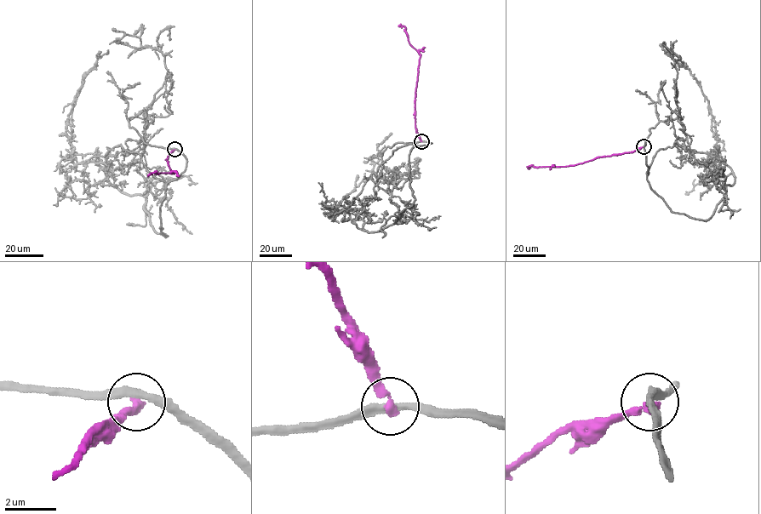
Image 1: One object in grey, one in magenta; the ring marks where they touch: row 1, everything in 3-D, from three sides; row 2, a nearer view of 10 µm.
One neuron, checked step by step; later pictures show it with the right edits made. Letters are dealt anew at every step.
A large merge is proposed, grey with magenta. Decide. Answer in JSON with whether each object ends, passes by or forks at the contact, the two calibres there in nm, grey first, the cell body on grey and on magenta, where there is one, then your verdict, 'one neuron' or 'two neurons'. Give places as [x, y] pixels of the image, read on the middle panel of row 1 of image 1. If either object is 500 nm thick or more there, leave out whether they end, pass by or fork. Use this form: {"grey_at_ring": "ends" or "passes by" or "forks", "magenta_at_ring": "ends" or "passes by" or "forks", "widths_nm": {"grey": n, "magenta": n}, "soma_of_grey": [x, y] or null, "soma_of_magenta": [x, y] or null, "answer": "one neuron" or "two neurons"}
{"grey_at_ring": "passes by", "magenta_at_ring": "ends", "widths_nm": {"grey": 300, "magenta": 340}, "soma_of_grey": null, "soma_of_magenta": null, "answer": "two neurons"}

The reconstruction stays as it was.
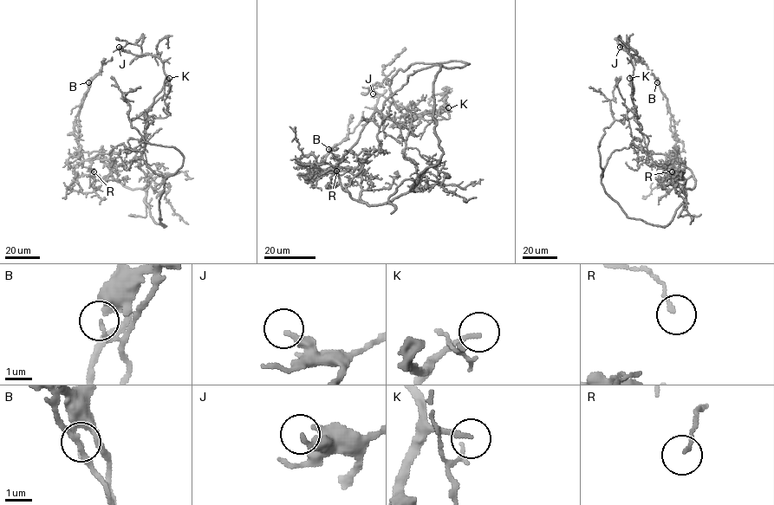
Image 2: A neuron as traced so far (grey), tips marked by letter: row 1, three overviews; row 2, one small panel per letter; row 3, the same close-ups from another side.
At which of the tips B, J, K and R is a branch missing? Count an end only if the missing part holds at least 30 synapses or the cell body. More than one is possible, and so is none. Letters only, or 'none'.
K

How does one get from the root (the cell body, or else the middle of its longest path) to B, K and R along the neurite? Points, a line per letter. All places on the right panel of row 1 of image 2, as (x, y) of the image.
B: (686, 189), (692, 188), (695, 179), (672, 153), (681, 152), (683, 144), (657, 82)
K: (686, 189), (672, 180), (653, 162), (636, 122), (631, 98), (634, 88), (629, 78)
R: (686, 189), (694, 186), (693, 175), (671, 155), (674, 167), (672, 171)

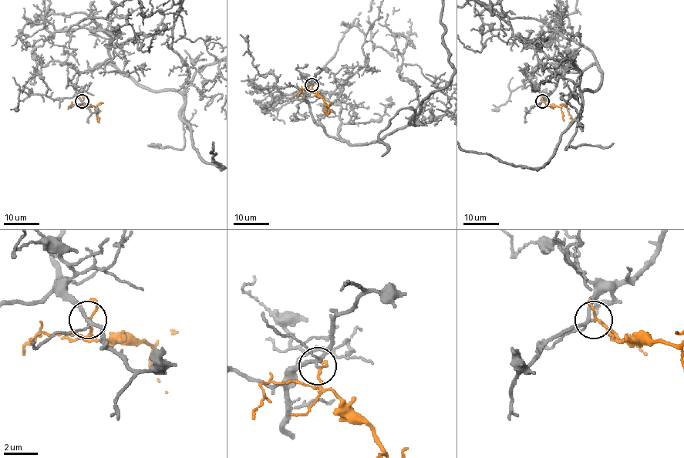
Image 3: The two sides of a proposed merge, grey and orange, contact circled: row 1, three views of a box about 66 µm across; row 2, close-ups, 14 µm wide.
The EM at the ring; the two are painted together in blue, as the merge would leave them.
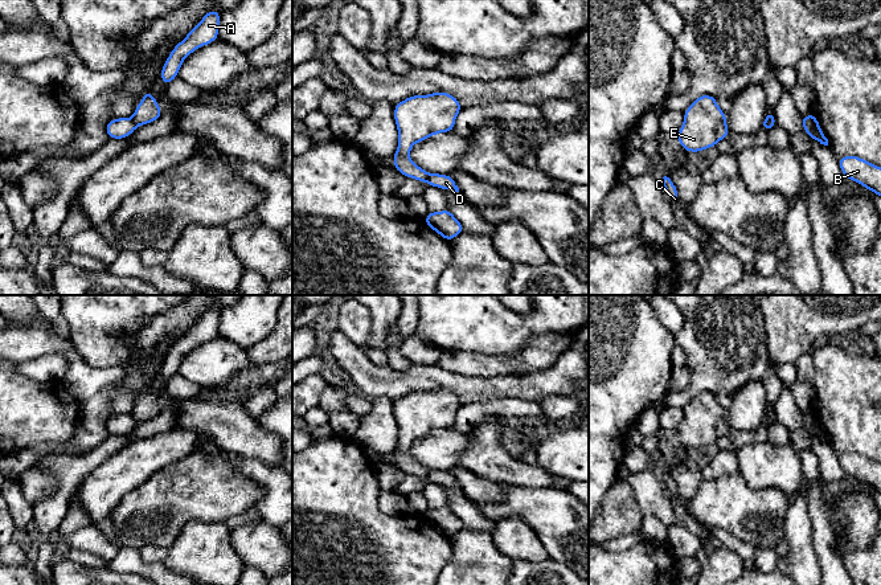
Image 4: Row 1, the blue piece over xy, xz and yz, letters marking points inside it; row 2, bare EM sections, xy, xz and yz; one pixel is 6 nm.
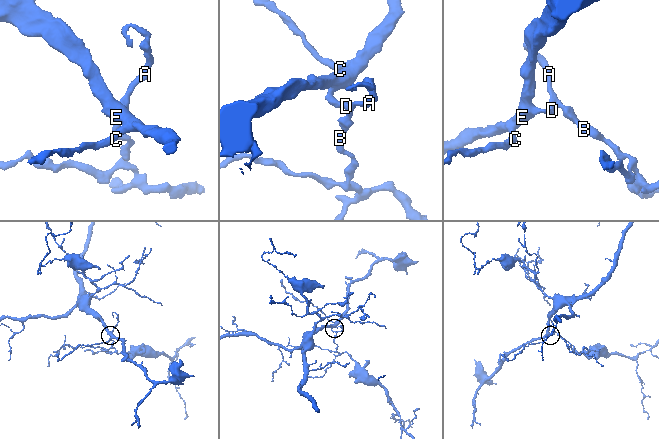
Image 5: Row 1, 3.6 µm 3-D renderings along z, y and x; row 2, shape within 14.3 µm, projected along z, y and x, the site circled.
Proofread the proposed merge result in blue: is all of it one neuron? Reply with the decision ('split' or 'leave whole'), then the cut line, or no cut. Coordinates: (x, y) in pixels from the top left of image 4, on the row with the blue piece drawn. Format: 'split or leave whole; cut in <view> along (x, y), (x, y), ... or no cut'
split; cut in xy along (131, 118), (136, 126)

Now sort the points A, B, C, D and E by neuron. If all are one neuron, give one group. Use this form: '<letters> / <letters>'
A B D / C E

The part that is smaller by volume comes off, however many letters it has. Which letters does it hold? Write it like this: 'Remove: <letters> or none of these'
Remove: A, B, D

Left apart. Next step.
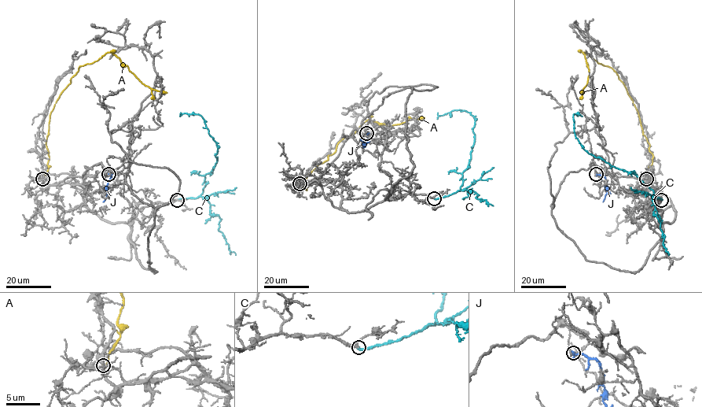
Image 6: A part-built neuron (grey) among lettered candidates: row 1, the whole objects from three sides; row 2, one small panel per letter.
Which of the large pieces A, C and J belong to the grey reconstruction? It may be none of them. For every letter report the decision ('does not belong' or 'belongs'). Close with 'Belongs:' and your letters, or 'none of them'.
A: does not belong
C: belongs
J: does not belong
Belongs: C

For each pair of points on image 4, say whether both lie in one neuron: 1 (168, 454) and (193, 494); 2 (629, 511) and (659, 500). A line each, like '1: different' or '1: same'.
1: different
2: different

